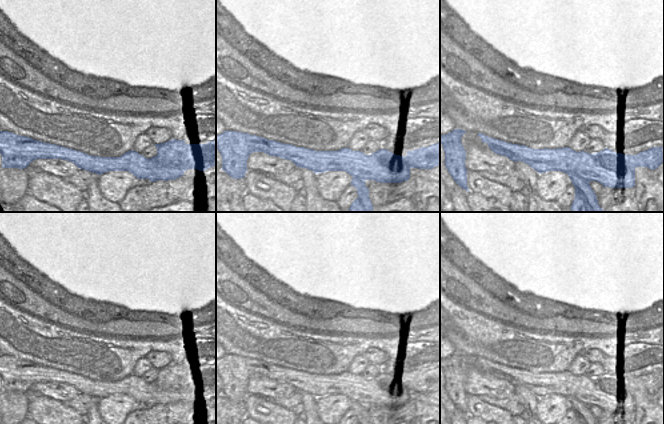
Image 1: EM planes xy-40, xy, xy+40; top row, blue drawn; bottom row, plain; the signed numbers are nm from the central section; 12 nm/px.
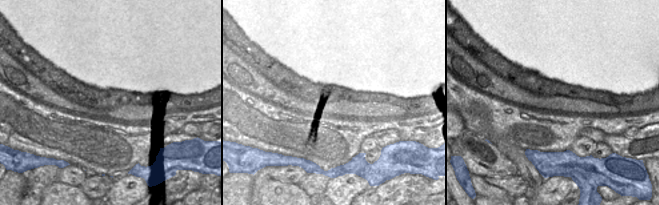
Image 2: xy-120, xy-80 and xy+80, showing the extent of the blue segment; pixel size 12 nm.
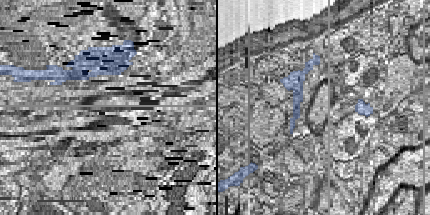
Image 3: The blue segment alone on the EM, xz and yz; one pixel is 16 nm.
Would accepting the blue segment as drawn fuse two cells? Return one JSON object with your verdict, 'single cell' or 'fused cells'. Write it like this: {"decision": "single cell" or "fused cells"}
{"decision": "fused cells"}

